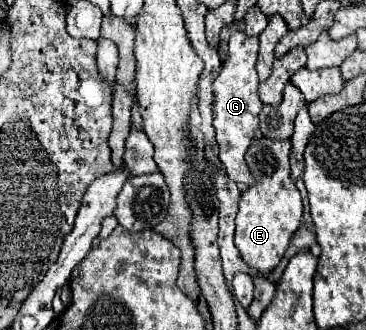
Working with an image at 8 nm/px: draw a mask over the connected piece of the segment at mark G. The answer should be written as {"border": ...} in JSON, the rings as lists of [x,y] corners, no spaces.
{"border":[[[232,34],[228,60],[224,62],[218,78],[214,80],[214,128],[216,142],[220,146],[220,160],[226,168],[230,180],[252,186],[254,178],[246,166],[246,150],[258,132],[258,114],[262,102],[258,98],[258,73],[256,62],[258,55],[258,38],[248,38],[246,34]]]}

